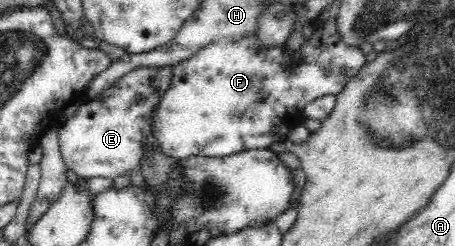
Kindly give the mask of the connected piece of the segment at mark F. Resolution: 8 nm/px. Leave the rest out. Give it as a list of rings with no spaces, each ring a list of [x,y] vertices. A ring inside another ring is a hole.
[[[315,20],[313,27],[306,32],[306,41],[301,46],[298,54],[288,54],[283,47],[271,48],[271,50],[259,49],[257,36],[251,38],[243,38],[239,42],[219,41],[209,44],[208,47],[202,48],[191,60],[185,60],[181,64],[173,67],[172,85],[167,89],[167,92],[162,96],[162,99],[156,106],[154,117],[152,118],[153,131],[155,131],[155,139],[159,143],[159,149],[167,156],[176,158],[177,160],[188,159],[189,157],[224,157],[237,154],[238,152],[250,151],[253,149],[269,149],[271,145],[277,142],[284,142],[288,139],[289,130],[295,127],[301,118],[301,113],[306,104],[313,102],[320,96],[327,94],[338,95],[342,88],[345,88],[346,82],[355,77],[361,68],[365,65],[366,57],[363,56],[361,49],[347,47],[341,41],[337,33],[336,20],[331,20],[325,24],[325,28],[319,26],[319,21]]]

